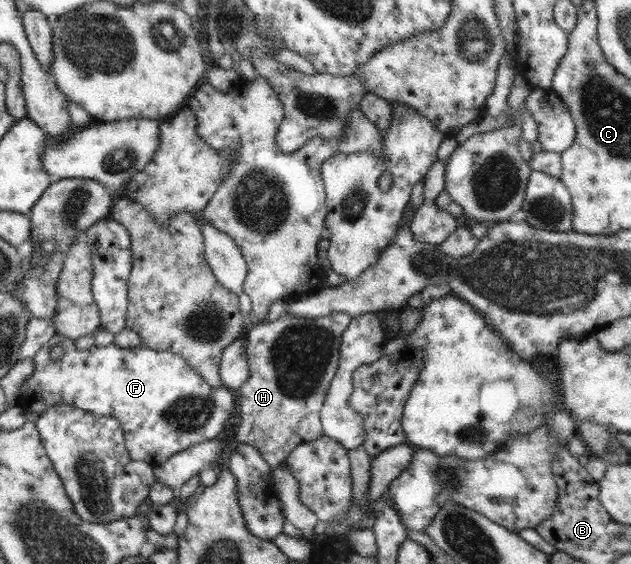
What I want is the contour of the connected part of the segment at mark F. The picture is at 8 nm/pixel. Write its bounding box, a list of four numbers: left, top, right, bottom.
[18,333,235,466]

